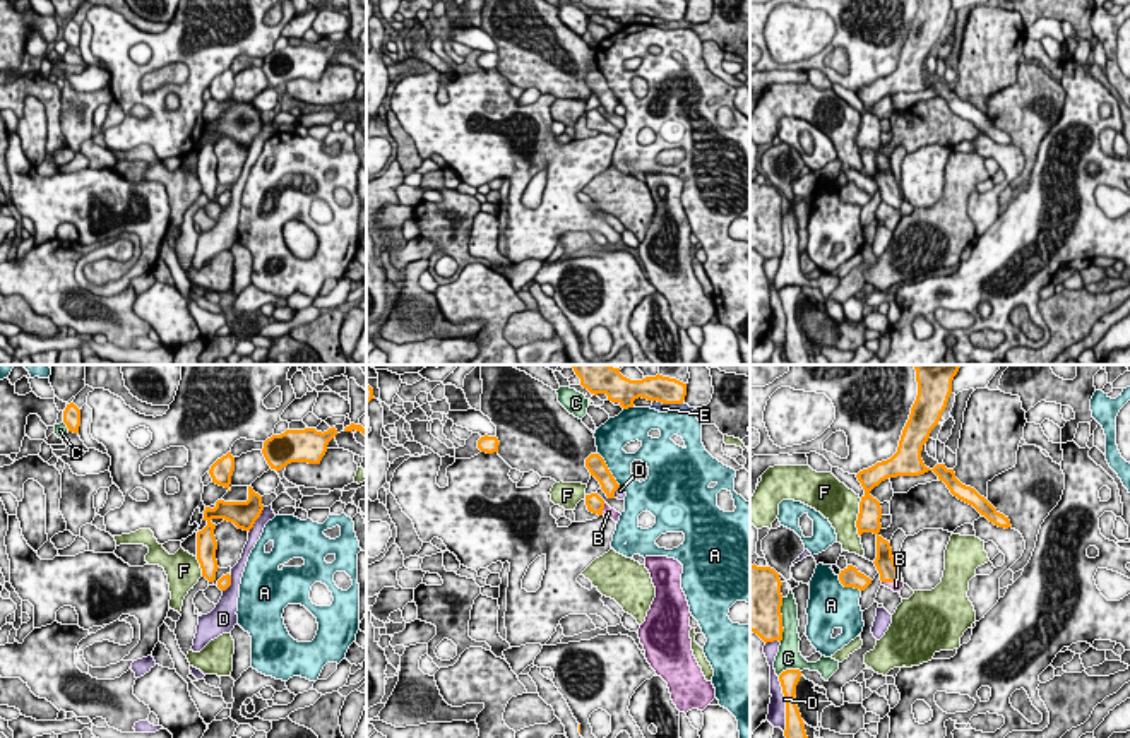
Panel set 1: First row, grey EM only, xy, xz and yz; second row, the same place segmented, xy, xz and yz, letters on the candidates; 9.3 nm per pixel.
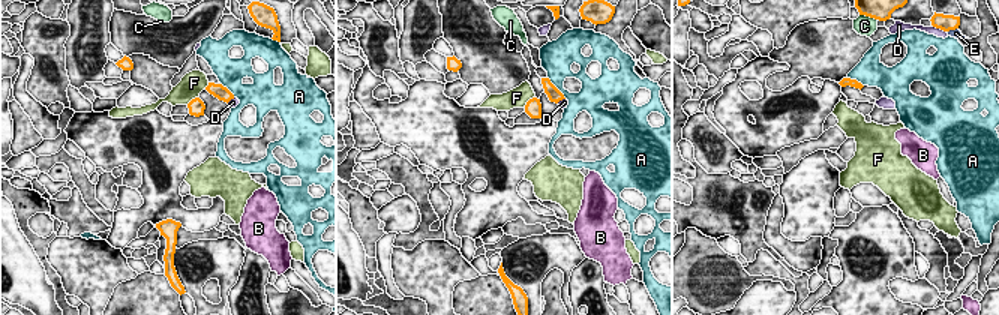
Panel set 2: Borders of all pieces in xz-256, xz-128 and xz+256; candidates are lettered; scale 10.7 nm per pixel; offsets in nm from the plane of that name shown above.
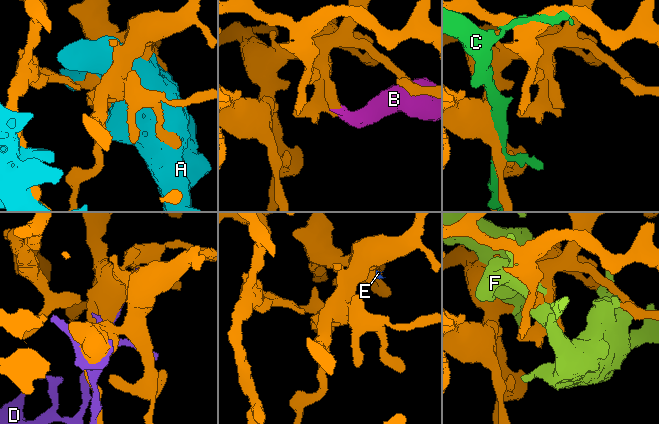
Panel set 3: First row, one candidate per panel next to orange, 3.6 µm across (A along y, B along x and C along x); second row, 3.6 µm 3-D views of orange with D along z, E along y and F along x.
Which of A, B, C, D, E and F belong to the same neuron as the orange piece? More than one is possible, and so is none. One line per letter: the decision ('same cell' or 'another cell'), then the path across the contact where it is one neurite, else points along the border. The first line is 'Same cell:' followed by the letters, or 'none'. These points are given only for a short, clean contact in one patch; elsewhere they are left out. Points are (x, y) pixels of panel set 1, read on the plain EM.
Same cell: B
A: another cell
B: same cell; runs through xz (594, 120), (603, 124), (608, 129)
C: another cell
D: another cell
E: another cell
F: another cell

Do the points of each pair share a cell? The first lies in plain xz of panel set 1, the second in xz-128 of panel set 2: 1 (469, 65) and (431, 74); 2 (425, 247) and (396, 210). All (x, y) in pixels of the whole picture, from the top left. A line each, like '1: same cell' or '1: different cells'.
1: same cell
2: same cell

